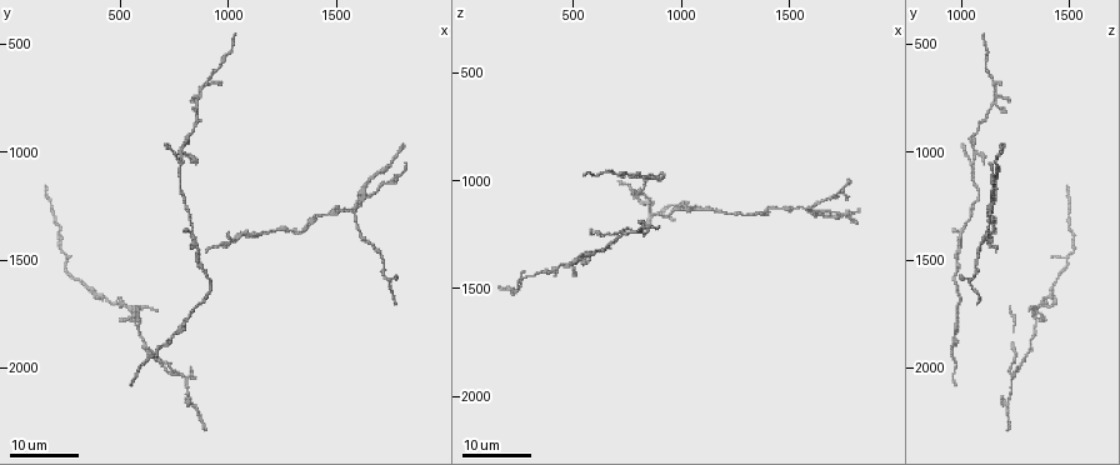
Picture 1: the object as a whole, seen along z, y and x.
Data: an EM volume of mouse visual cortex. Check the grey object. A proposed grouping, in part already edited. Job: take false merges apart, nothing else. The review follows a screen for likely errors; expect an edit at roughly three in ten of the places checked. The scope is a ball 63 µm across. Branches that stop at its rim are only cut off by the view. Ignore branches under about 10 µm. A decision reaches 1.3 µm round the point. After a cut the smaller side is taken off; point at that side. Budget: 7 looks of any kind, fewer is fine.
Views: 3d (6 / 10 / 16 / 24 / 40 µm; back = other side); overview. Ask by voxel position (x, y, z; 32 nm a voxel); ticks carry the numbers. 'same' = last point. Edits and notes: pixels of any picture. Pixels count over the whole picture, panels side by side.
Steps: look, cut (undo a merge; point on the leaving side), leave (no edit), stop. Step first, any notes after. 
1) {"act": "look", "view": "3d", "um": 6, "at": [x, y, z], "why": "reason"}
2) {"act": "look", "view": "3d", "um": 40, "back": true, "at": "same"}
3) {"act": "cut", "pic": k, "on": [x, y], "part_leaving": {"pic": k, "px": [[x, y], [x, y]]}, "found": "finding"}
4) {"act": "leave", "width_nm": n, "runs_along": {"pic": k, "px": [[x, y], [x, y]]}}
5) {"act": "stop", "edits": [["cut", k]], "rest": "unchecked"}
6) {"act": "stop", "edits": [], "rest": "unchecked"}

{"act": "look", "view": "3d", "um": 16, "at": [840, 1360, 1000], "why": "three-way junction"}

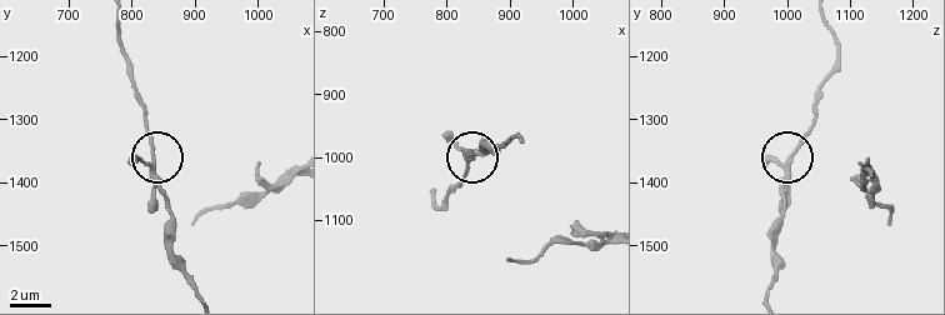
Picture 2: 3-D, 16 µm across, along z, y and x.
{"act": "look", "view": "3d", "um": 6, "at": [835, 1365, 1000], "why": "closer look"}

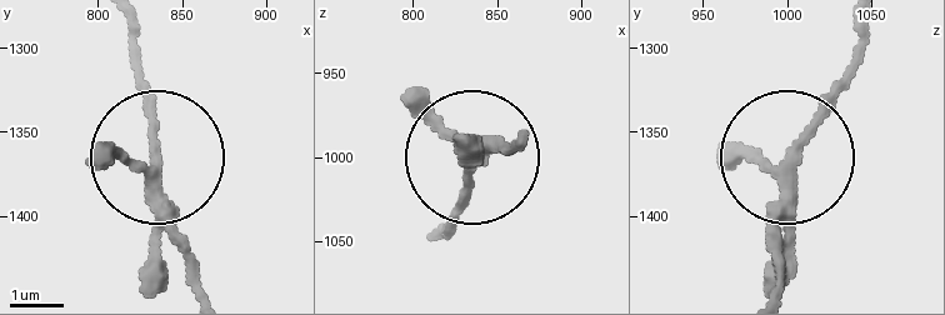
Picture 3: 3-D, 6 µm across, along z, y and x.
{"act": "look", "view": "3d", "um": 6, "back": true, "at": [832, 1366, 1002], "why": "other side"}

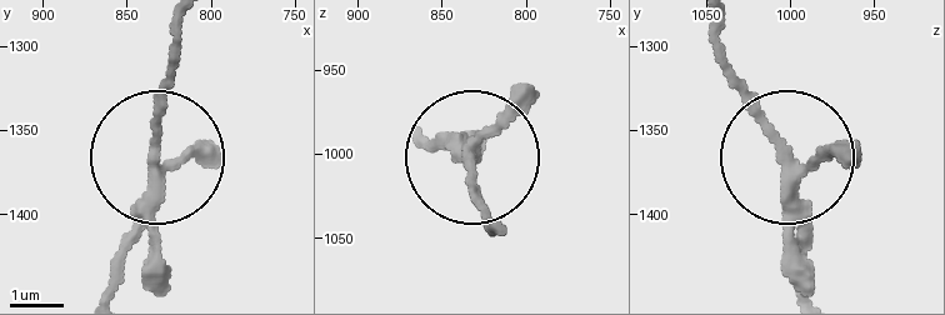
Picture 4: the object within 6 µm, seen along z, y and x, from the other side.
{"act": "leave", "arms": 3, "runs_along": {"pic": 4, "px": [[109, 285], [154, 164], [168, 48]]}, "found": "all the same neuron"}

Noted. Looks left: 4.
{"act": "look", "view": "3d", "um": 24, "at": [780, 980, 1060], "why": "three-way junction"}

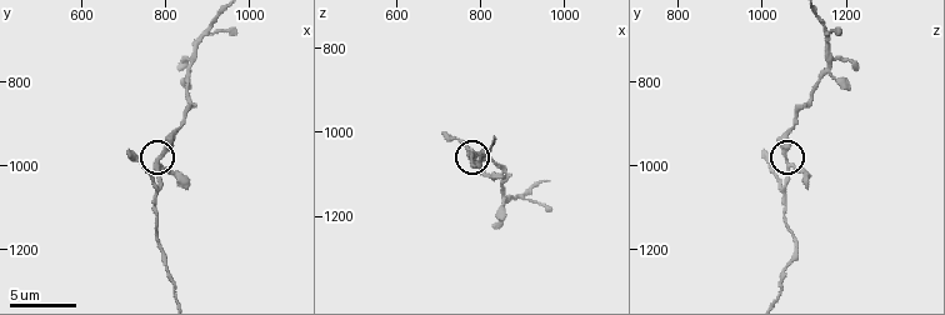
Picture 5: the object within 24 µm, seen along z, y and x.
{"act": "look", "view": "3d", "um": 10, "at": [780, 985, 1060], "why": "closer look"}

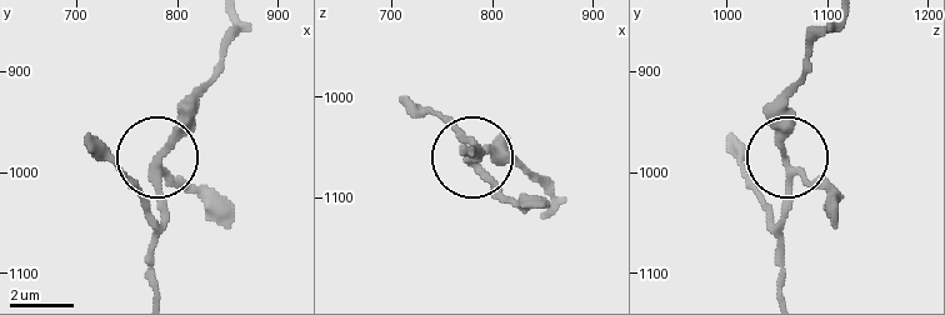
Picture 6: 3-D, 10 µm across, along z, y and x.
{"act": "leave", "runs_along": {"pic": 6, "px": [[155, 288], [160, 158], [200, 96]]}, "found": "continuous, no second neuron"}

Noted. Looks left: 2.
{"act": "look", "view": "3d", "um": 16, "at": [850, 785, 1145]}

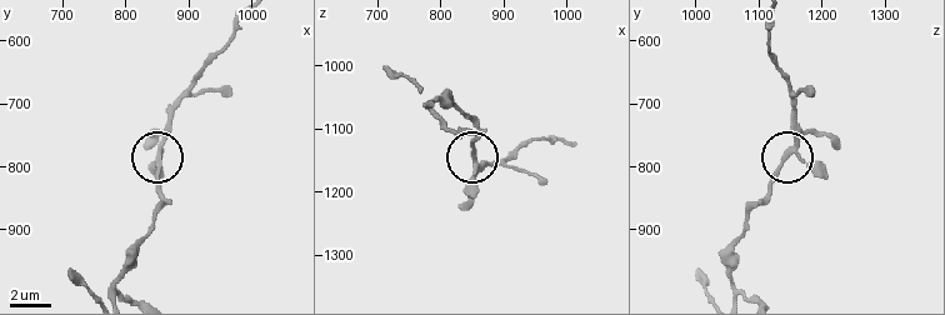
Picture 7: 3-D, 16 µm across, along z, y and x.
{"act": "look", "view": "3d", "um": 6, "at": [850, 785, 1145], "why": "closer look"}

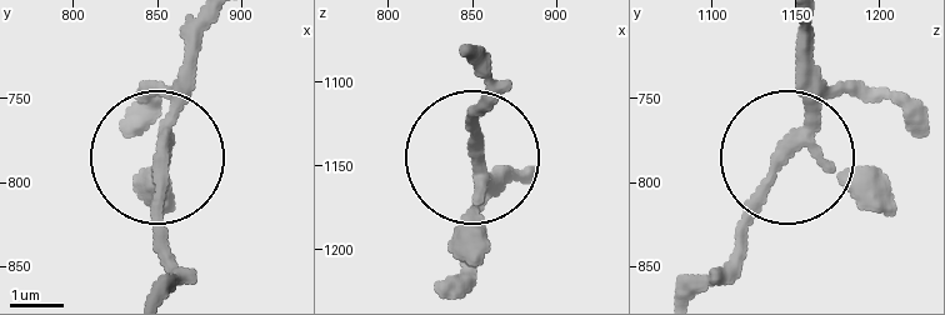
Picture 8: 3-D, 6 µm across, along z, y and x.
{"act": "leave", "arms": 3, "runs_along": {"pic": 8, "px": [[153, 293], [170, 253], [158, 145], [184, 29]]}, "found": "one neuron here"}

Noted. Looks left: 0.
{"act": "stop", "edits": [], "rest": "unchecked"}

